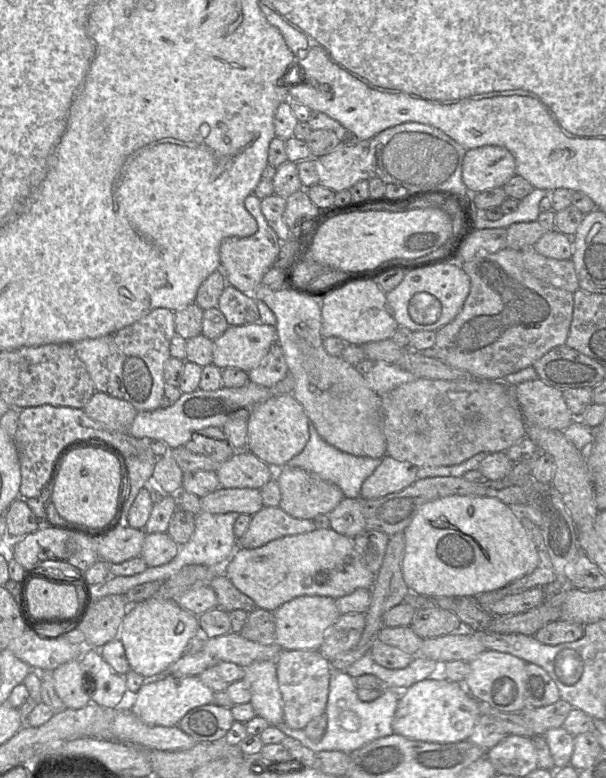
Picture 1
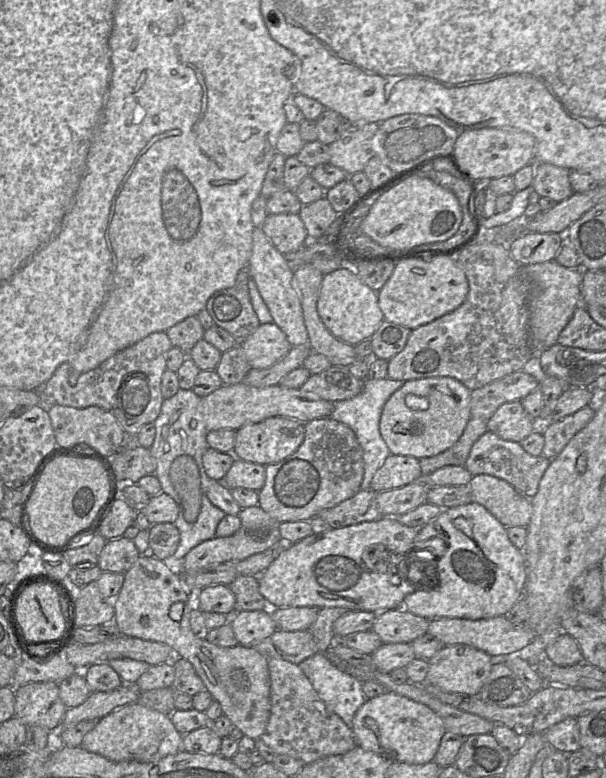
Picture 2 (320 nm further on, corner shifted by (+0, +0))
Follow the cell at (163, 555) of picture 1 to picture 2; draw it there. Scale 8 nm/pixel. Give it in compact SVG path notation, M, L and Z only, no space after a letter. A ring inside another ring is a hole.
M120 537L108 540L97 565L102 572L125 573L140 556L133 540Z

